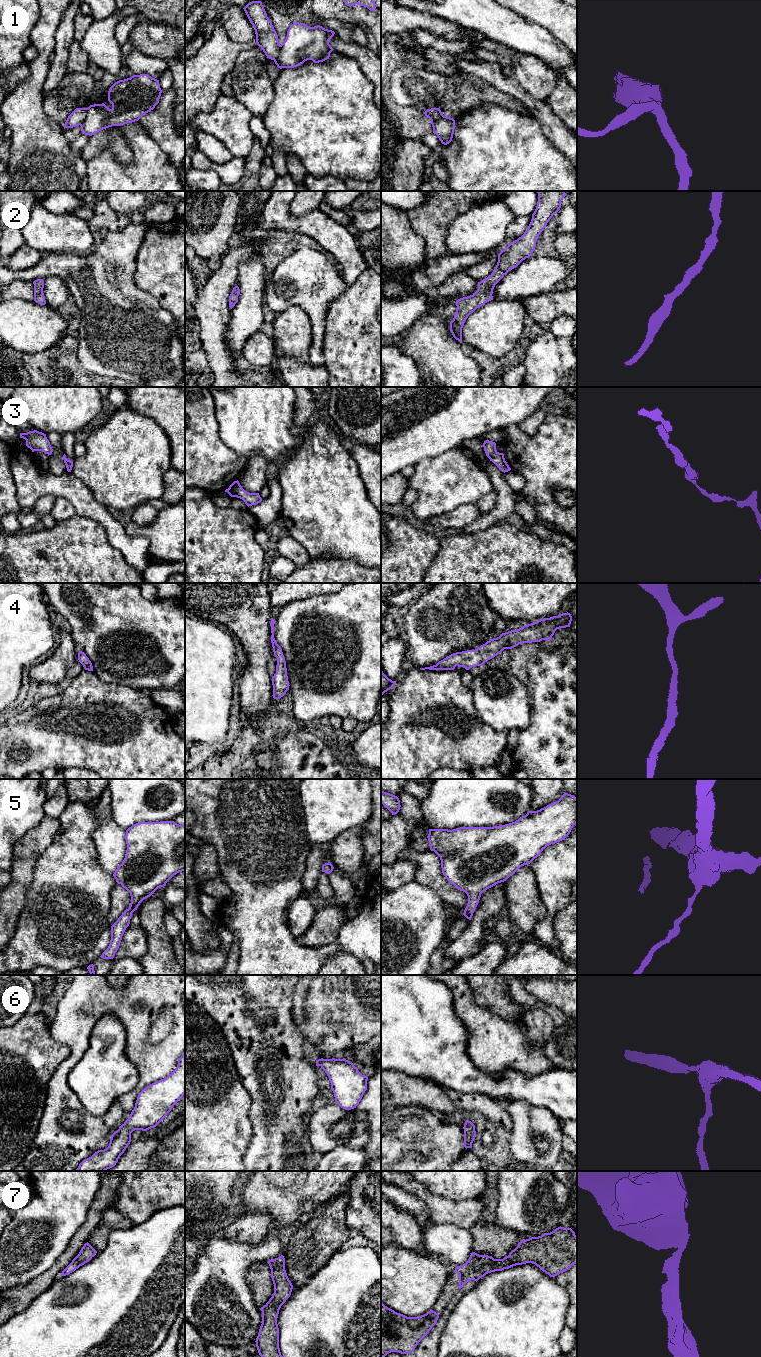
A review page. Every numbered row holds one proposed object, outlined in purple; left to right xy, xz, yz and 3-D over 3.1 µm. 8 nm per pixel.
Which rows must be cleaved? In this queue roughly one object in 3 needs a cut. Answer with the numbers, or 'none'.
1

